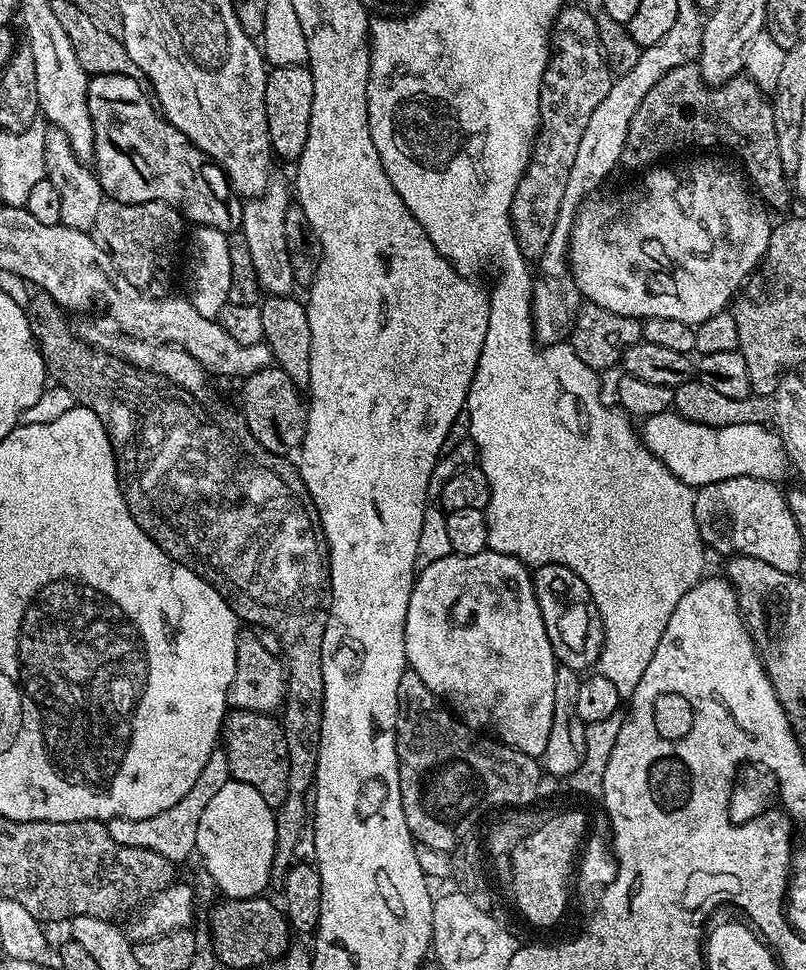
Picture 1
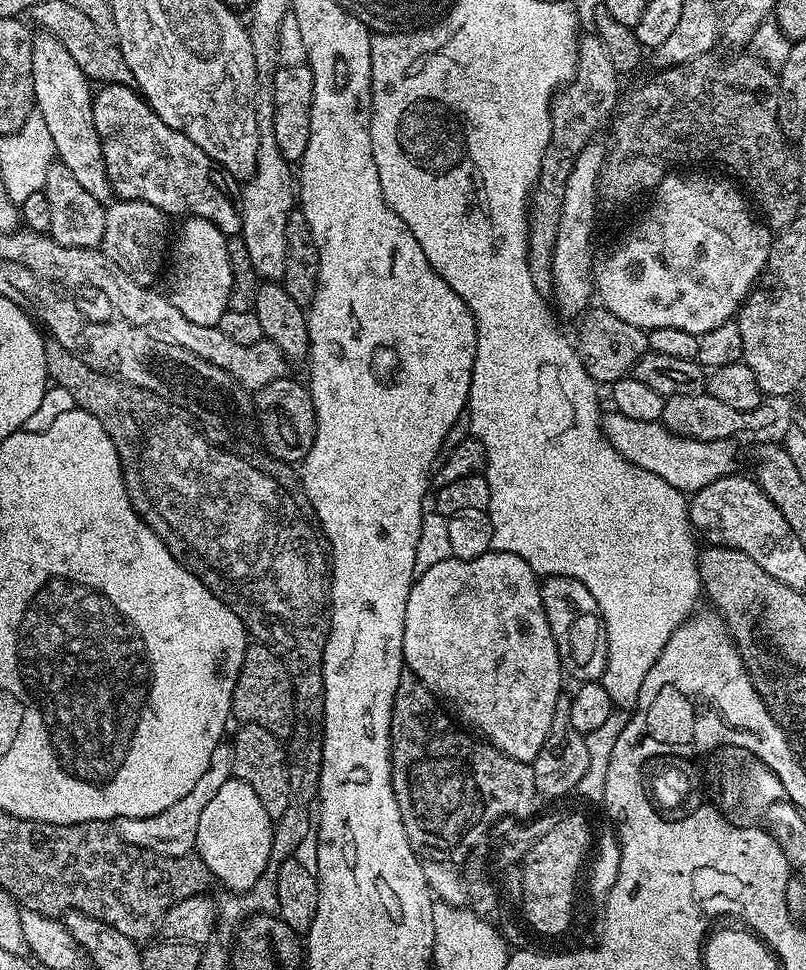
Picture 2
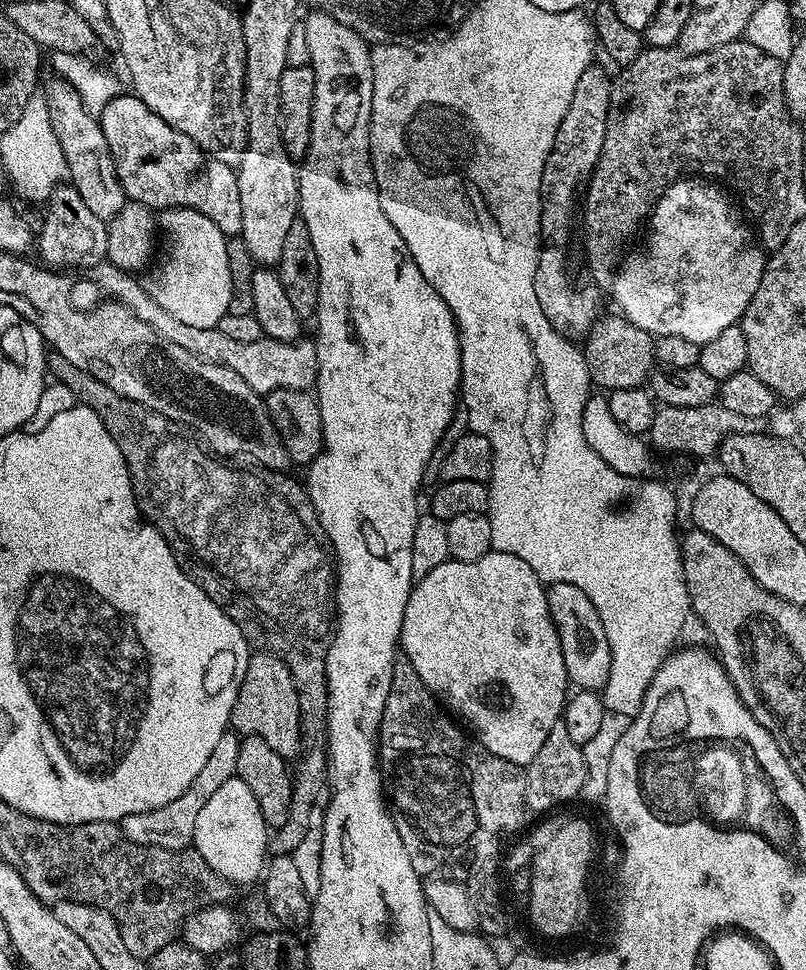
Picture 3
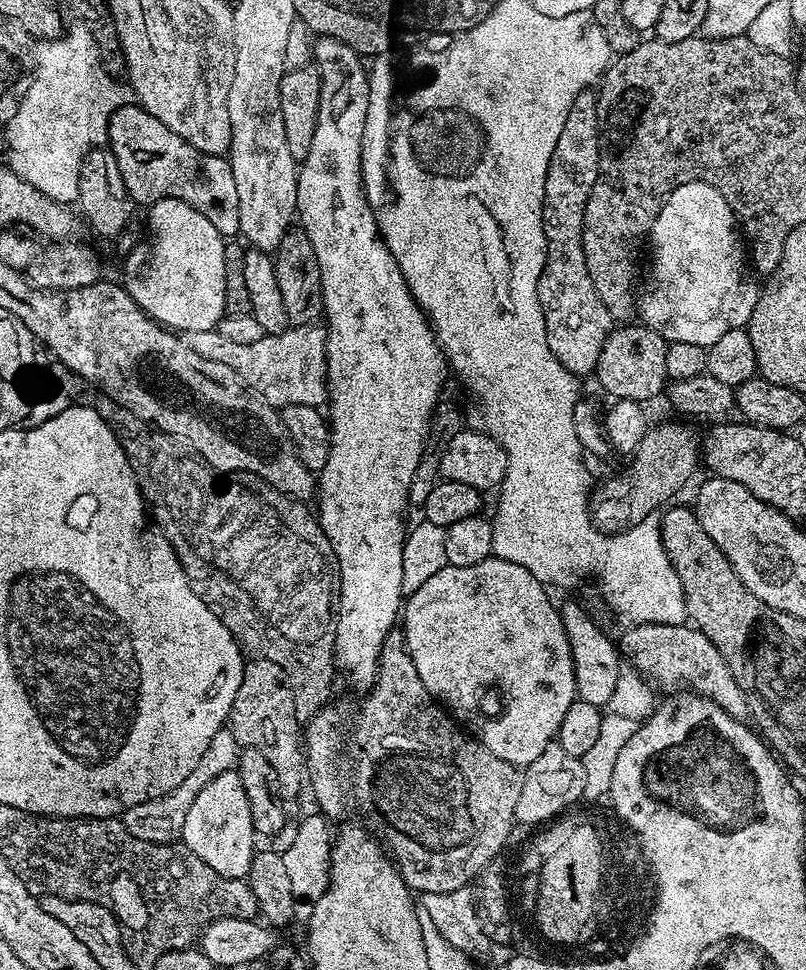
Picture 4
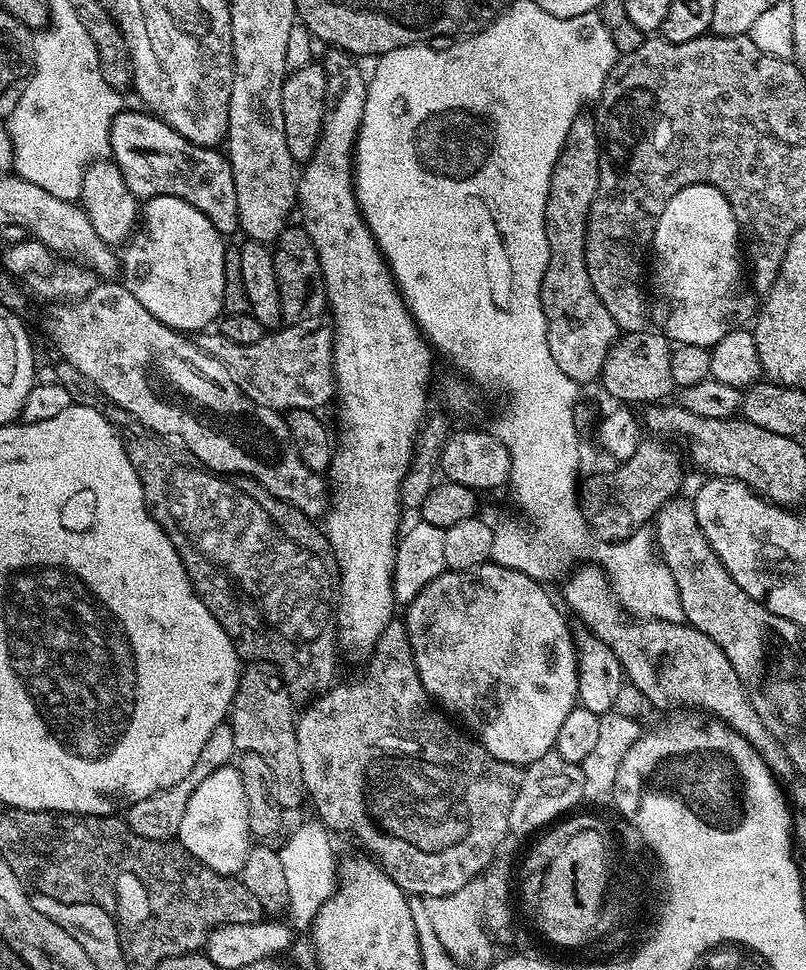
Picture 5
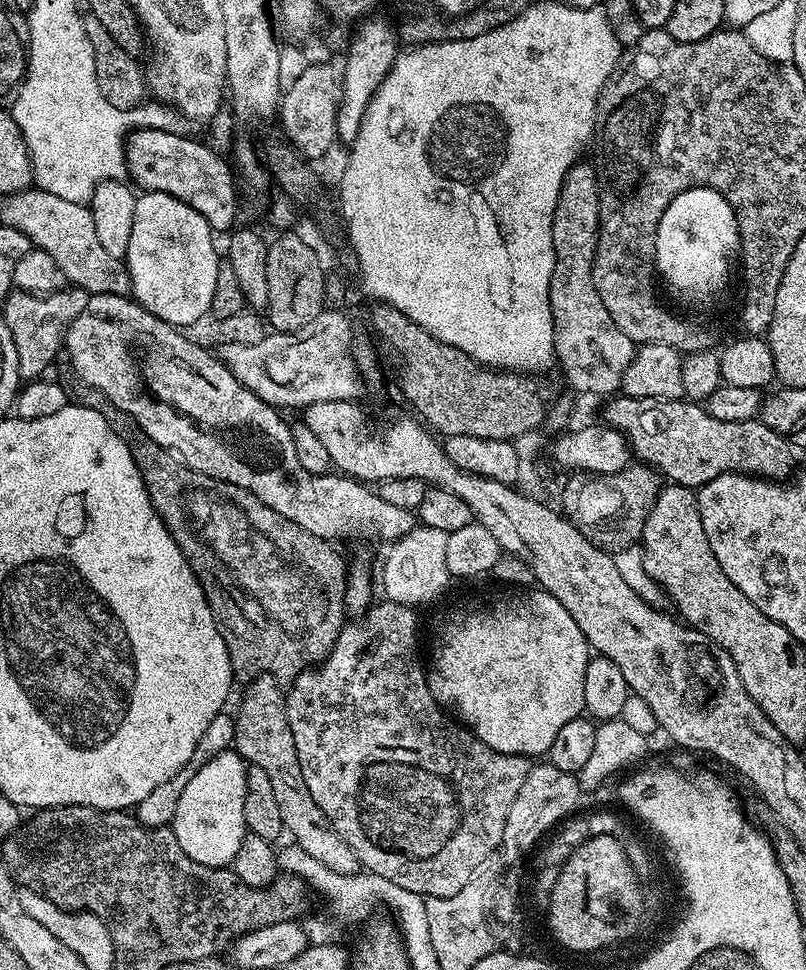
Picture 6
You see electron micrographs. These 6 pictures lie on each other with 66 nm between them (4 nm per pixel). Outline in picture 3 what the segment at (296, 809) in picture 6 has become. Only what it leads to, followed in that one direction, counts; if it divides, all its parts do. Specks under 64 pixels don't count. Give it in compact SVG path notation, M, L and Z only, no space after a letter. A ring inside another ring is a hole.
M256 650L249 655L230 724L241 737L262 738L262 742L266 742L266 746L270 746L274 754L285 758L300 755L300 707L294 678L288 667L273 652Z

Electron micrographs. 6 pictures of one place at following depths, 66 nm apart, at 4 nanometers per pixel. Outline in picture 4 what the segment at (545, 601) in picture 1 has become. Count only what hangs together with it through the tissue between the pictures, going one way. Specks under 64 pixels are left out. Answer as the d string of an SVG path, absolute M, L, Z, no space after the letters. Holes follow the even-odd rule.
M568 600L559 605L562 626L566 630L566 642L570 642L570 654L574 662L574 682L576 694L582 702L590 702L590 706L603 709L616 696L616 686L622 671L622 652L615 639L611 640L596 625L591 614L580 604Z

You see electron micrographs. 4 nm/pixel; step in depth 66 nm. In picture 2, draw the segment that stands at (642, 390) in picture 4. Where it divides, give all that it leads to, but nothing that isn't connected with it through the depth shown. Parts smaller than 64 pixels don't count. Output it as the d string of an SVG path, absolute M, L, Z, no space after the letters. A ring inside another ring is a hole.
M603 306L589 307L583 316L579 317L580 333L574 336L574 347L580 355L586 374L600 386L610 386L615 380L621 380L635 369L637 362L648 351L648 337L645 329L630 326L630 322L622 322Z

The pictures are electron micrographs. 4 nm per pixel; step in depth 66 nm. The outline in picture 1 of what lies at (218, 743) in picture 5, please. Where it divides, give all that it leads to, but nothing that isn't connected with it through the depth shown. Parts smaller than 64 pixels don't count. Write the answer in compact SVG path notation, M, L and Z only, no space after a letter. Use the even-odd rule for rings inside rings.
M217 750L210 754L206 766L202 766L202 774L198 782L182 798L182 802L174 802L170 810L162 810L162 814L154 814L154 818L142 818L131 820L130 818L114 818L107 821L108 833L114 842L122 846L134 846L135 848L149 848L154 850L167 860L181 862L188 855L196 852L196 839L198 838L198 822L202 822L202 810L214 799L214 794L226 786L230 779L228 771L228 756L223 750Z

